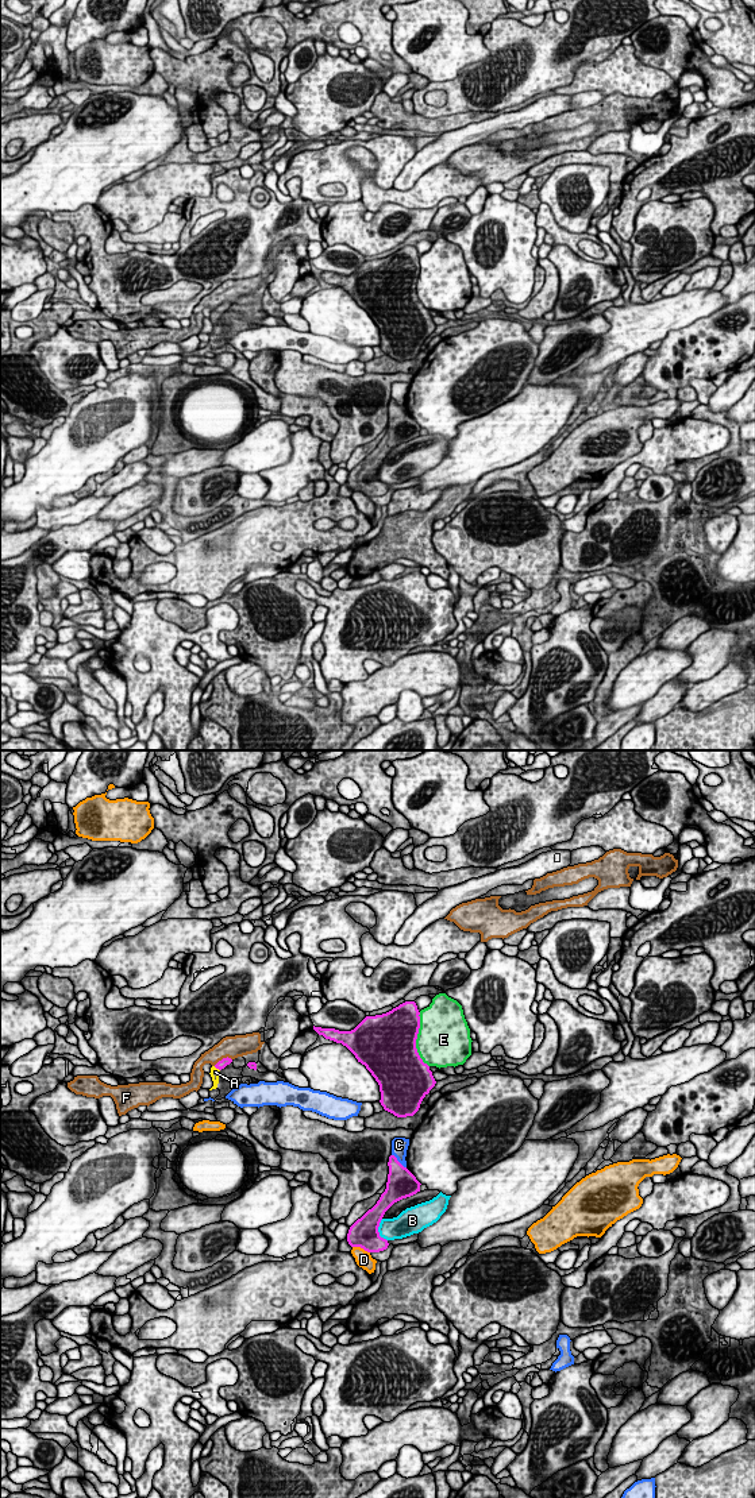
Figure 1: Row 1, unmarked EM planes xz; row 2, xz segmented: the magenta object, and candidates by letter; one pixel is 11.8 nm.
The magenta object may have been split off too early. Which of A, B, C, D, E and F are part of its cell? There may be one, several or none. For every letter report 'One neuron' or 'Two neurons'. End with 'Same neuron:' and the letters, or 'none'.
A: One neuron
B: Two neurons
C: Two neurons
D: Two neurons
E: Two neurons
F: Two neurons
Same neuron: A

